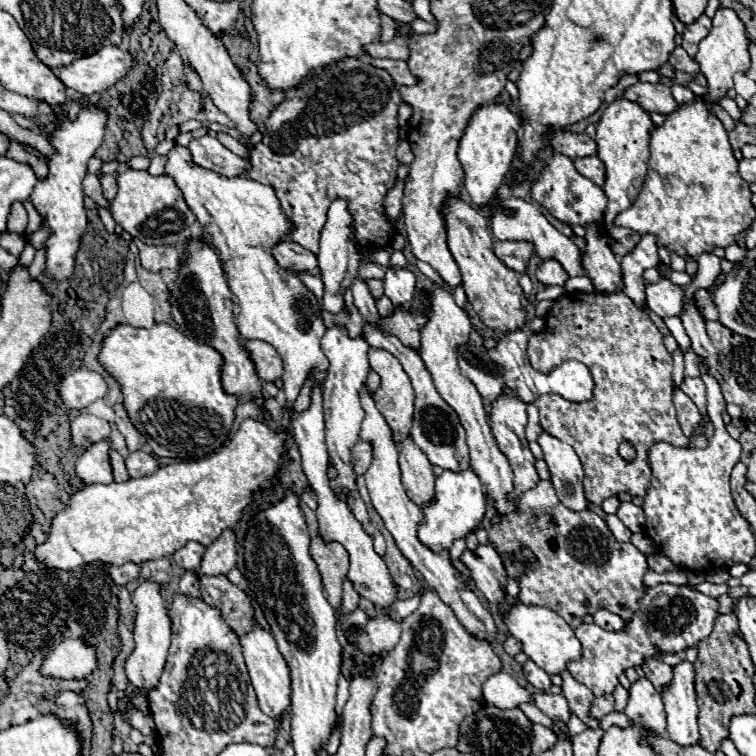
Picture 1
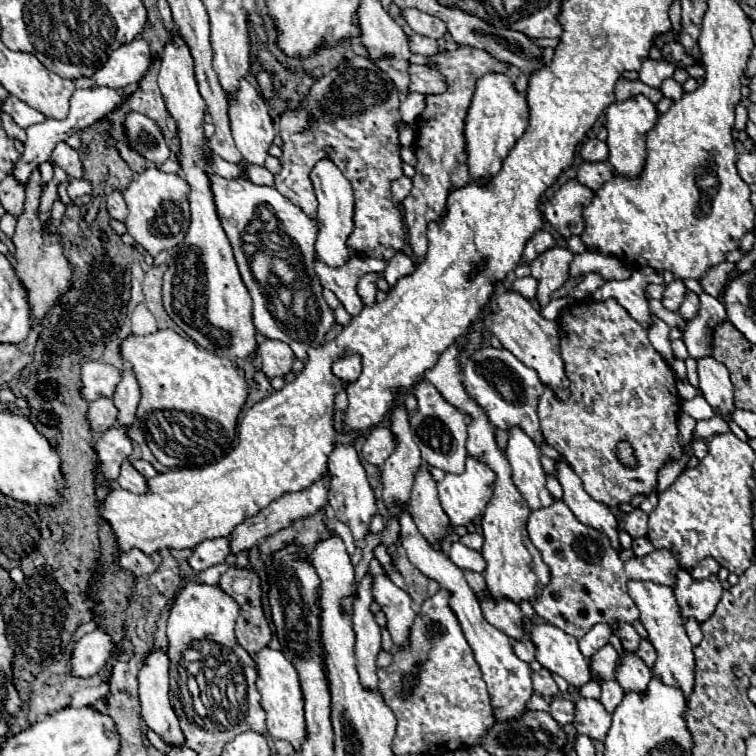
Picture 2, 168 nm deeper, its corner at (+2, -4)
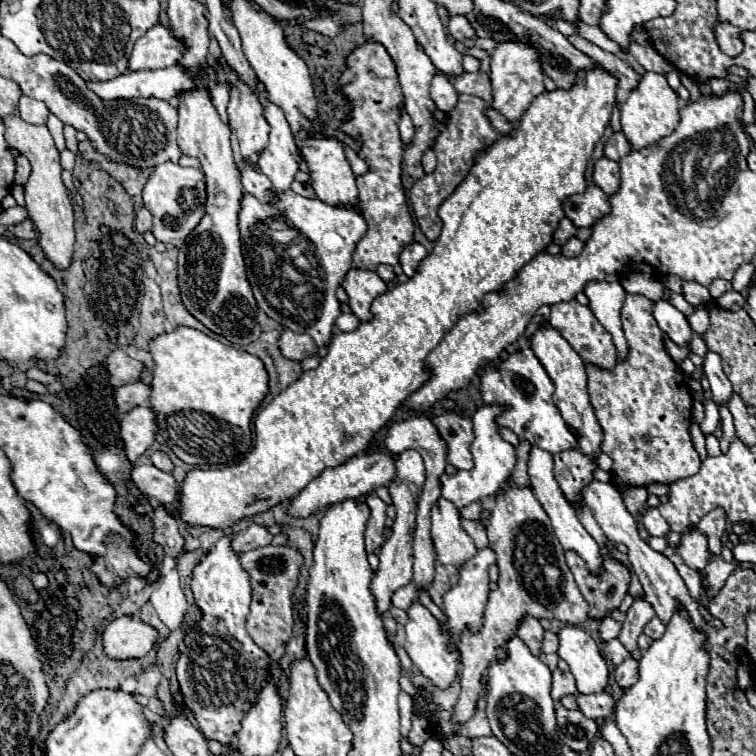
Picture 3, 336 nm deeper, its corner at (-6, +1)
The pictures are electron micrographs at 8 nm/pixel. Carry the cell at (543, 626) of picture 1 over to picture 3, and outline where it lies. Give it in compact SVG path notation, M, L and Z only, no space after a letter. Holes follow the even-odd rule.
M566 624L558 630L558 656L570 666L580 694L598 694L608 684L608 666L598 644L578 626Z

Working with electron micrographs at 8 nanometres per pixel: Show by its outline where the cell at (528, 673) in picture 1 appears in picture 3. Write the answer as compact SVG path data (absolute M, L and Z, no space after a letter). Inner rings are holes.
M554 670L552 672L552 688L550 688L552 698L558 702L562 696L566 694L578 694L576 690L576 682L574 676L570 672L562 672L562 670Z

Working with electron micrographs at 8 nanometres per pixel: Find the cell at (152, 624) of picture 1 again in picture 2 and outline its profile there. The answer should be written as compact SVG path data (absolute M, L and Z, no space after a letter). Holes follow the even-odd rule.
M152 651L138 673L140 703L146 725L170 747L184 747L182 729L168 697L168 657L162 651Z

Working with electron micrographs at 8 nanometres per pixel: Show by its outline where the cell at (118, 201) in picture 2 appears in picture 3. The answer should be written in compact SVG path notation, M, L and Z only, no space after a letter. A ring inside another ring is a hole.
M142 206L142 208L136 212L136 216L134 216L134 226L136 226L136 230L142 234L142 232L148 232L148 230L150 230L150 224L152 224L152 216L150 216L150 212Z

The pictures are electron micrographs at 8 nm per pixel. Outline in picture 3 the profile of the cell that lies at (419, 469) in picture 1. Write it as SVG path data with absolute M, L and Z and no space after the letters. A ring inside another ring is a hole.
M440 498L432 510L432 540L438 562L442 564L462 564L474 556L476 546L460 524L460 510L446 498Z

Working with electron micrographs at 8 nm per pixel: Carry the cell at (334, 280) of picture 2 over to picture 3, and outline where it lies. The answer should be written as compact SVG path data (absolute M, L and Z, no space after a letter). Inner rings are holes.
M350 268L348 274L342 280L342 288L348 294L348 304L352 312L360 320L370 320L370 304L374 296L380 296L386 292L384 280L376 272L370 270L360 270L360 268Z

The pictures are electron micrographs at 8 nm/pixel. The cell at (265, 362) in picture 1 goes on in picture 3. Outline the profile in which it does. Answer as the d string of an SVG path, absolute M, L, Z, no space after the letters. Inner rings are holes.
M284 330L280 340L278 340L278 346L280 346L280 352L284 358L288 360L304 360L308 356L314 356L318 346L314 344L314 340L310 340L310 336L306 334L298 334L298 332L290 332L290 330Z

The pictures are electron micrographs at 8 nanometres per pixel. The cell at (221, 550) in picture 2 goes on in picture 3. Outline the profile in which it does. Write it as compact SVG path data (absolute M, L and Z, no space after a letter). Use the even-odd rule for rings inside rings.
M252 524L252 526L248 526L244 532L234 534L230 546L232 546L232 550L234 550L236 554L242 554L242 552L246 552L246 550L262 548L262 546L270 544L270 540L272 540L272 536L268 534L268 530L266 530L264 526Z

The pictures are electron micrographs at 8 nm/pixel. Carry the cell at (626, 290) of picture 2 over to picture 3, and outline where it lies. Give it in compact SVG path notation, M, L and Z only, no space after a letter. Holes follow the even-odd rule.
M668 300L654 302L652 314L654 314L660 330L666 332L672 342L676 342L678 346L684 346L684 344L690 342L692 330L690 330L690 326L686 322L686 316L682 312L678 312Z

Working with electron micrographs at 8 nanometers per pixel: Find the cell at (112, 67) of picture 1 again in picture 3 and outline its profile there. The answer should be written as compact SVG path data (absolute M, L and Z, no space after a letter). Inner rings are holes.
M156 24L142 38L136 40L128 60L128 70L138 72L168 68L178 62L182 52L184 46L178 40L174 40L170 30Z

